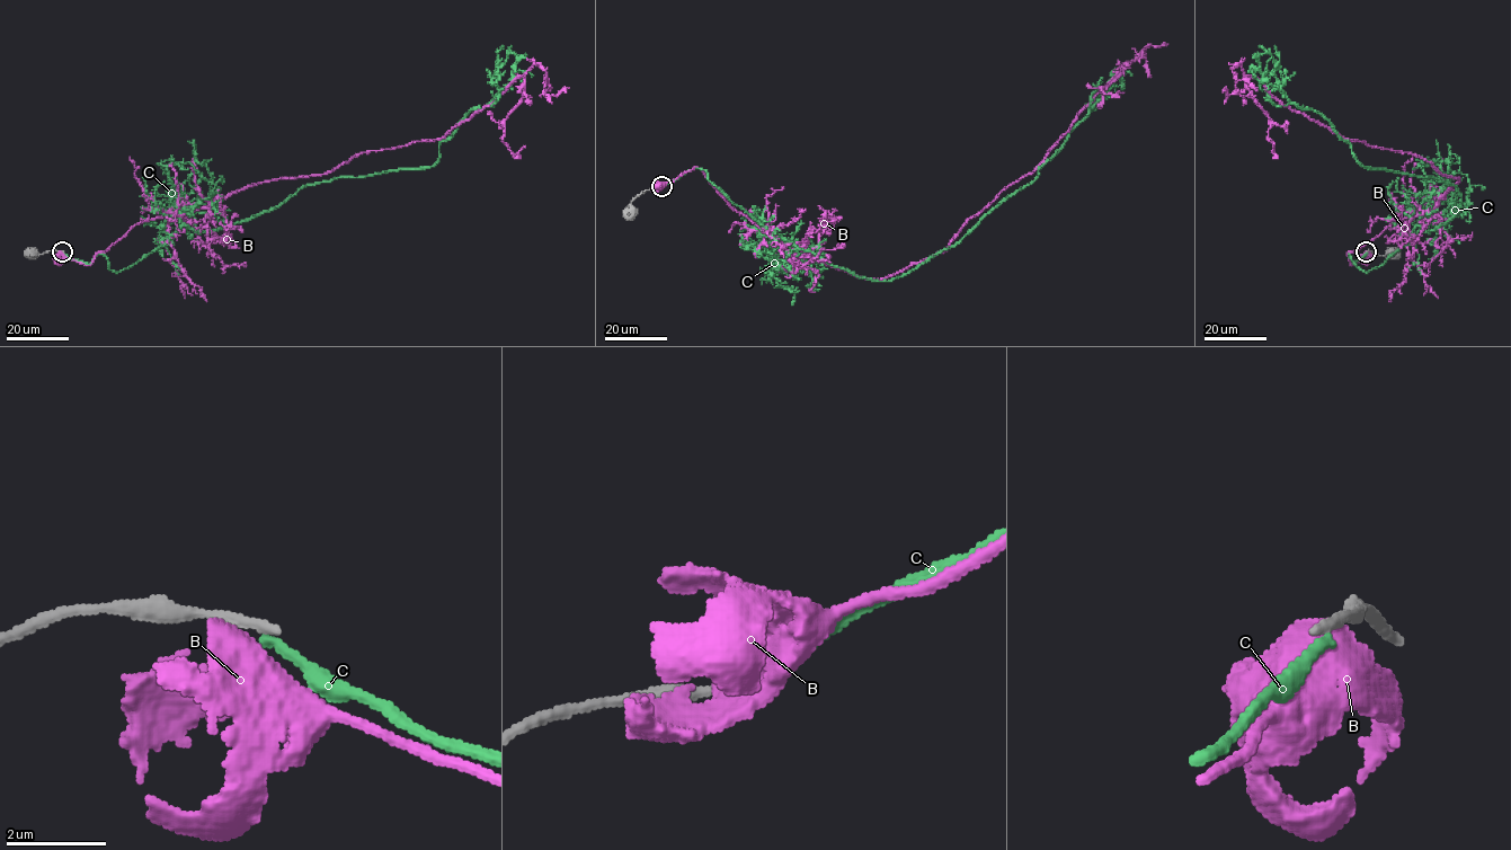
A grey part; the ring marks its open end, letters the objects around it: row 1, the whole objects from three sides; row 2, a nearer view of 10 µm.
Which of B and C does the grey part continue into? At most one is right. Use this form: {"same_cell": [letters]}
{"same_cell": []}

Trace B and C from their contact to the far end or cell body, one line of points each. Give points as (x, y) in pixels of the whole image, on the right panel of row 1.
B: (1367, 251), (1349, 262), (1392, 222), (1434, 209), (1459, 178), (1345, 139), (1249, 76), (1272, 145)
C: (1367, 251), (1349, 254), (1366, 272), (1460, 197), (1366, 168), (1253, 71), (1270, 77)

